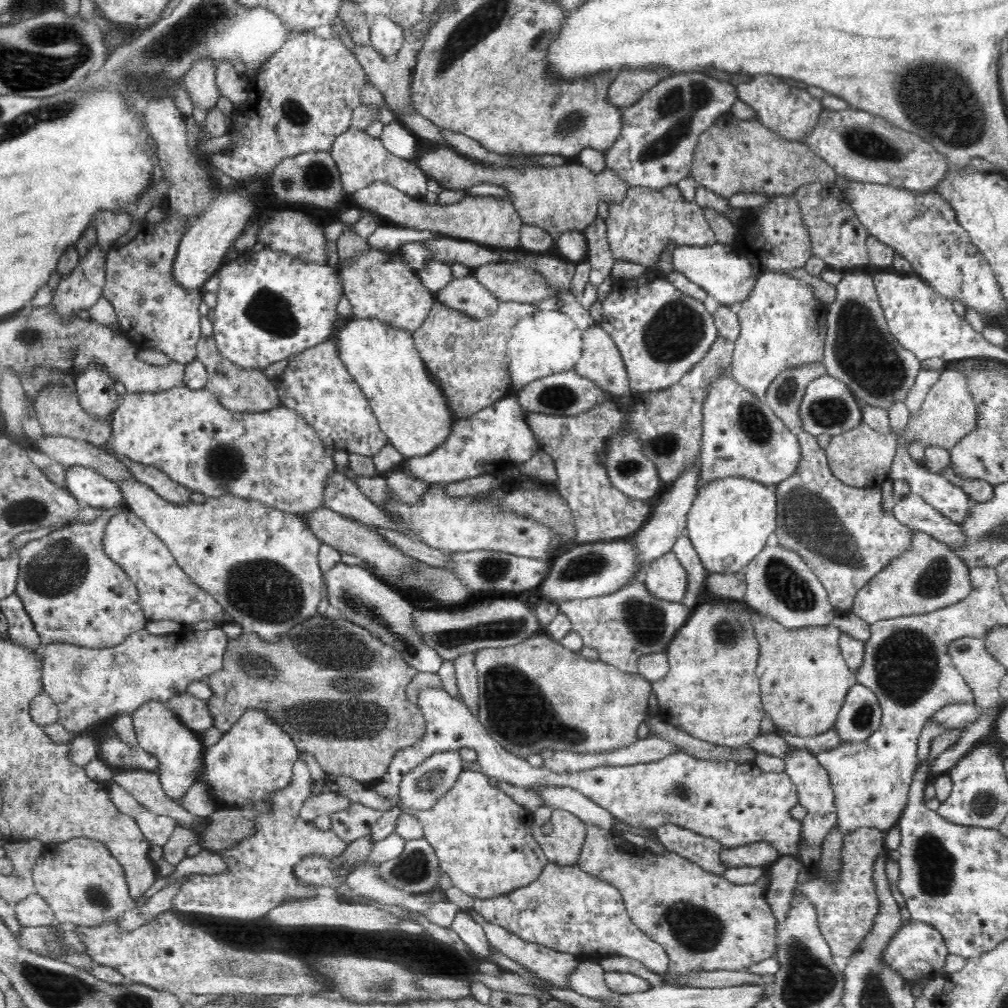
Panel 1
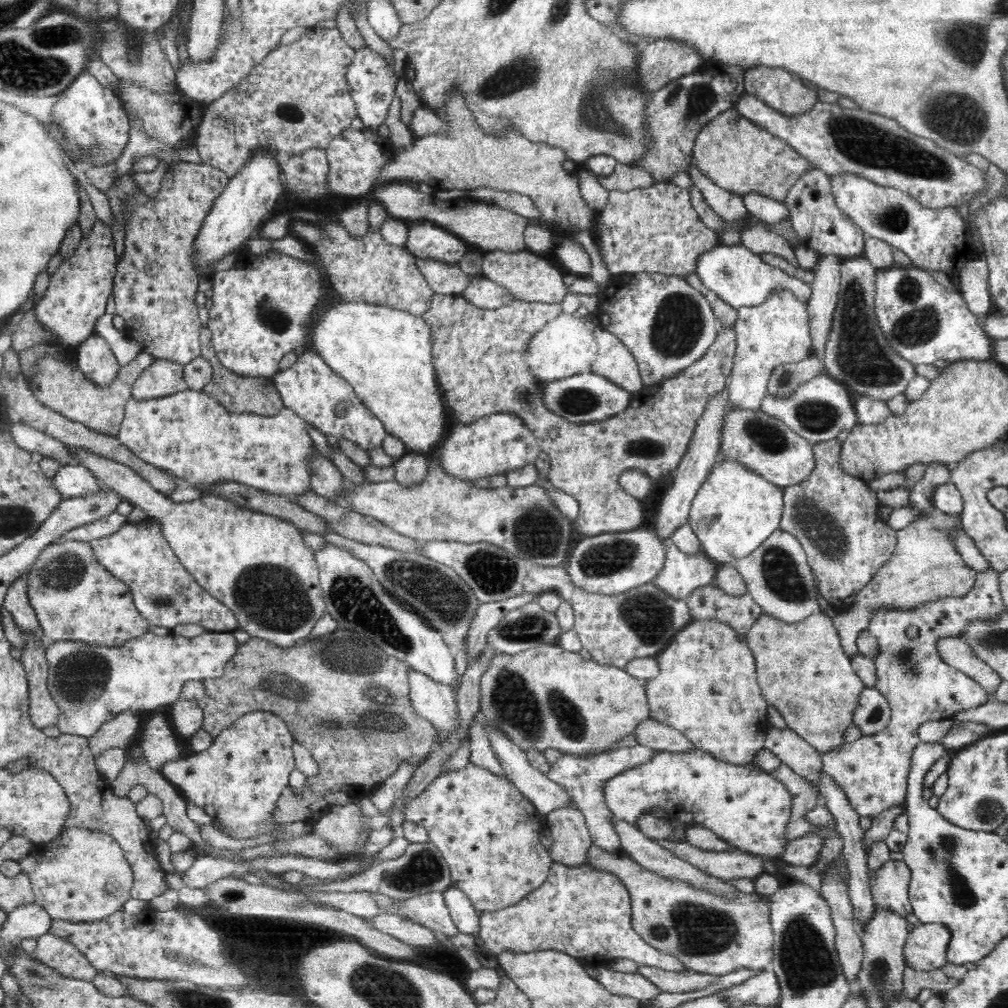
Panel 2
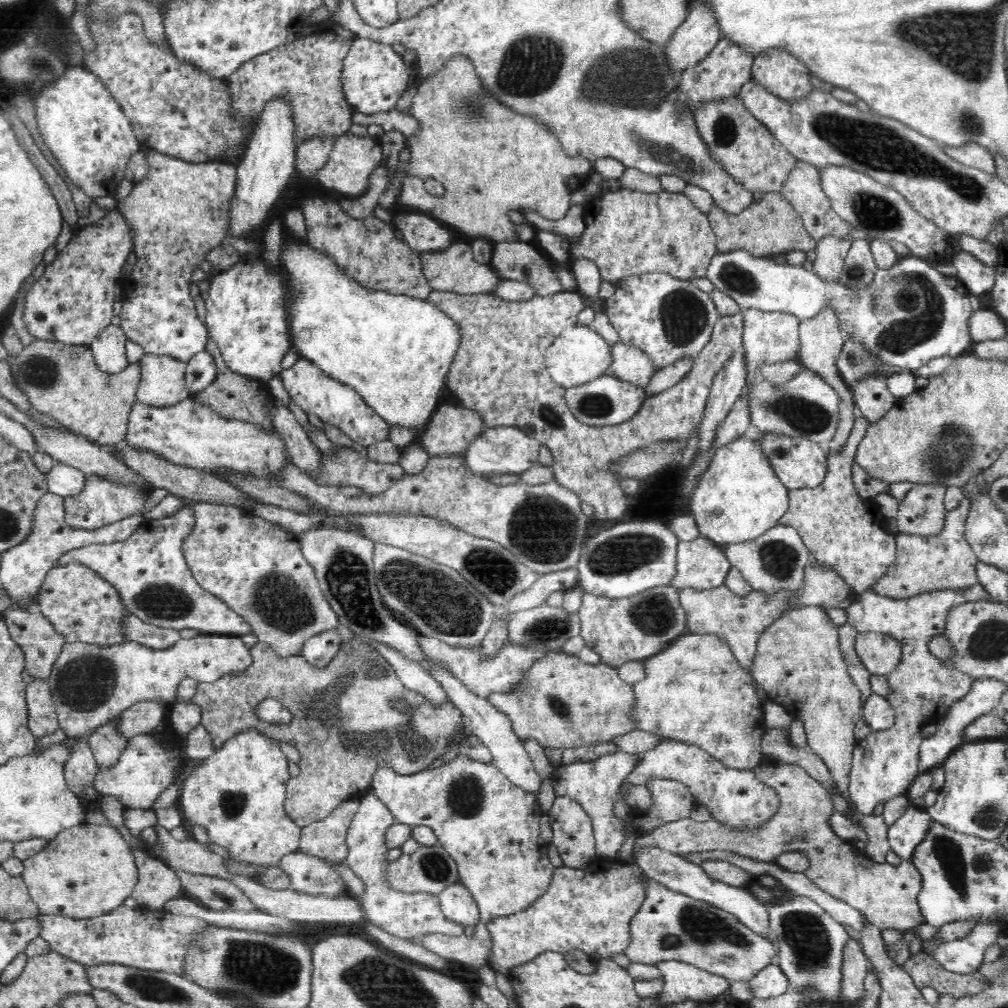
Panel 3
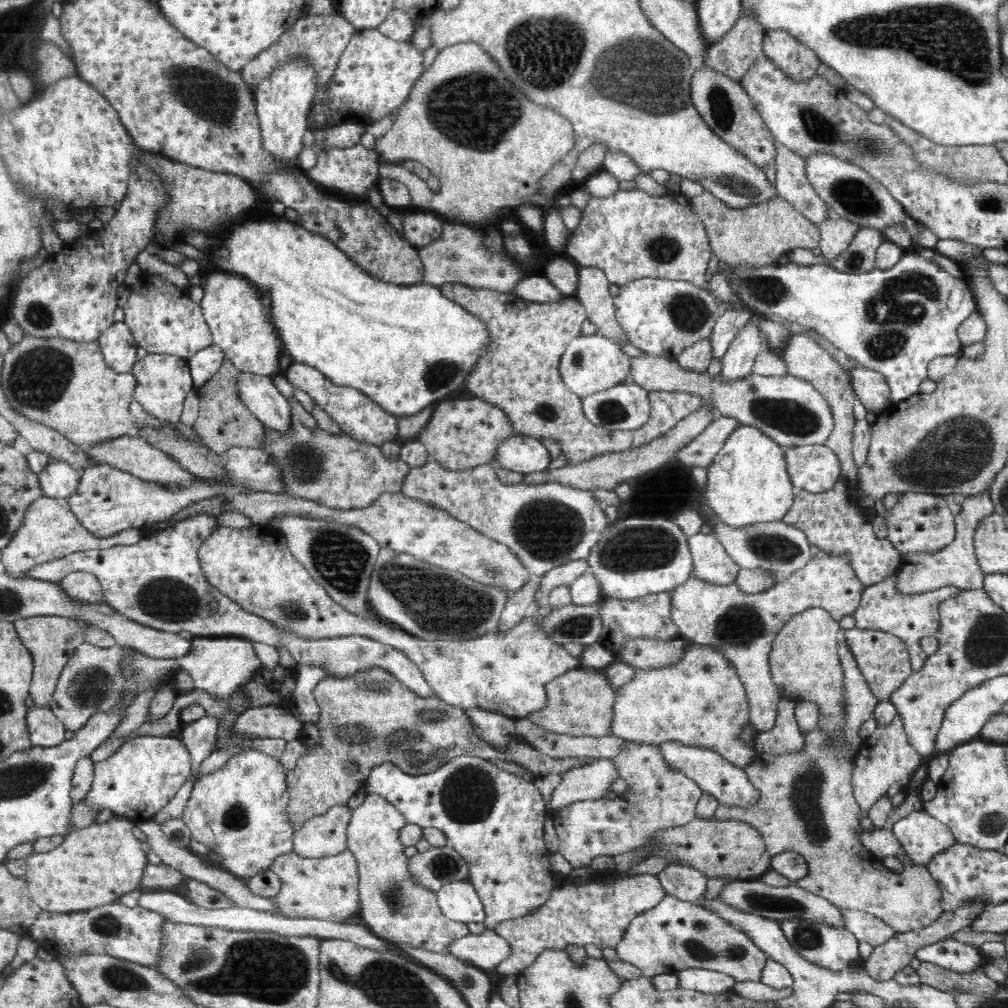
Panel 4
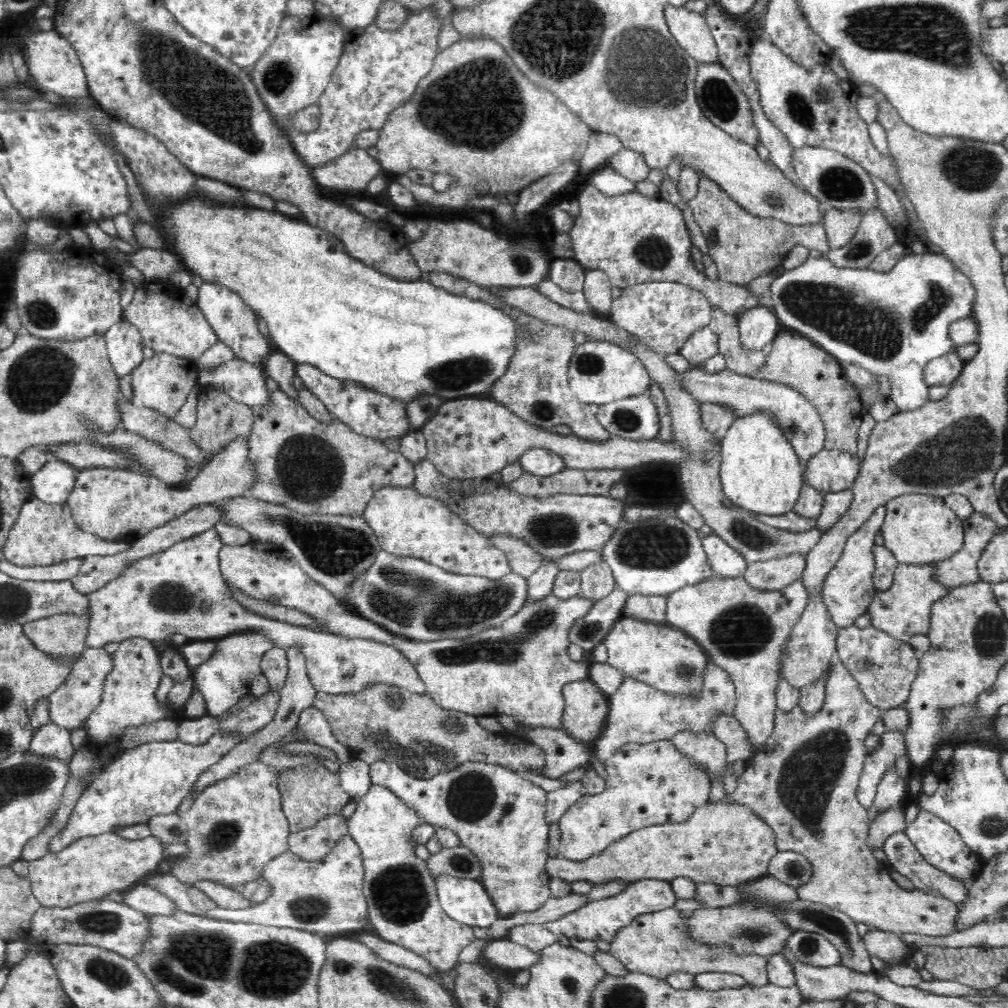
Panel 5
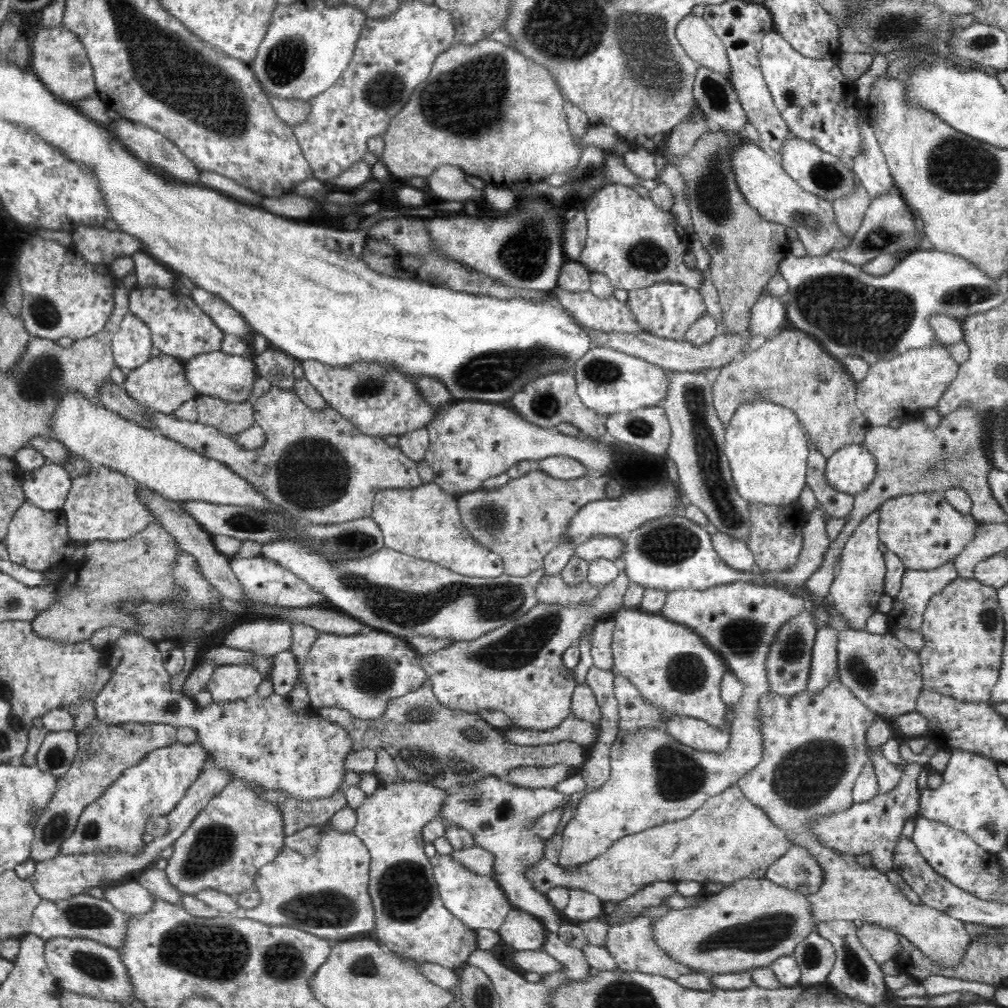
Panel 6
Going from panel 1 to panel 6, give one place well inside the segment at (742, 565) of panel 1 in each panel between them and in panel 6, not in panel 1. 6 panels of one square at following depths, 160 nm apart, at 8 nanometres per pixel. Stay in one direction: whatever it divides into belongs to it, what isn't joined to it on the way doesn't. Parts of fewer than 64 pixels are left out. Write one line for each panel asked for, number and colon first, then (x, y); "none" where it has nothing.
2: (735, 511)
3: (738, 498)
4: (747, 482)
5: (760, 472)
6: (765, 444)

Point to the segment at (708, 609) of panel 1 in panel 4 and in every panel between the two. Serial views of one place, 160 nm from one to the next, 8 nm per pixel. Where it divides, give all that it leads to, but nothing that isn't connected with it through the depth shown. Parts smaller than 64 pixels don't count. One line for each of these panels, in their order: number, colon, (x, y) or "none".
2: (707, 688)
3: (695, 691)
4: (700, 701)

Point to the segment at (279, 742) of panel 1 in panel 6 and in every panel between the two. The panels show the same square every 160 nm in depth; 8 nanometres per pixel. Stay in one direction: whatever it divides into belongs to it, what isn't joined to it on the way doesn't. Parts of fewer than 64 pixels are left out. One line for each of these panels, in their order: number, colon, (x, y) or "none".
2: (237, 781)
3: (238, 793)
4: (239, 812)
5: (236, 825)
6: (226, 844)

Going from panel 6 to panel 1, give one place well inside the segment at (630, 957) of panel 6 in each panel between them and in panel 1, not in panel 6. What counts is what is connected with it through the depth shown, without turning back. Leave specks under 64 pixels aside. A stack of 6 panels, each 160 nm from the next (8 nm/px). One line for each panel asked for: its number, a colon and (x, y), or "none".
1: (704, 922)
2: (709, 933)
3: (669, 925)
4: (675, 935)
5: (657, 943)

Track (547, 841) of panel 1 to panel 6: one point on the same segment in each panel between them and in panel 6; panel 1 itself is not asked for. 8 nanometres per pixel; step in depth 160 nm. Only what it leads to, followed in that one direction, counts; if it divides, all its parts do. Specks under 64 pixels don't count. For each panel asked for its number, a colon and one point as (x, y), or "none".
2: (571, 839)
3: (572, 828)
4: (657, 798)
5: (647, 784)
6: (654, 779)

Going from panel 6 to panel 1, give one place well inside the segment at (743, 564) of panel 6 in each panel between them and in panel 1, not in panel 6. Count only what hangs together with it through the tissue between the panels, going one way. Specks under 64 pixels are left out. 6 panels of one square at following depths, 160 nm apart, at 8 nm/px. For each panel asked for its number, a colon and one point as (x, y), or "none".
1: (665, 578)
2: (682, 574)
3: (700, 564)
4: (711, 562)
5: (725, 562)

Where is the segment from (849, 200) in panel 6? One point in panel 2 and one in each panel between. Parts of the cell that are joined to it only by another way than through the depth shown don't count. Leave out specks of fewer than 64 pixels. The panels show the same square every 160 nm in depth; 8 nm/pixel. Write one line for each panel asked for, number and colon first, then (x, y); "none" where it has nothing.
2: (821, 305)
3: (831, 252)
4: (836, 233)
5: (840, 225)

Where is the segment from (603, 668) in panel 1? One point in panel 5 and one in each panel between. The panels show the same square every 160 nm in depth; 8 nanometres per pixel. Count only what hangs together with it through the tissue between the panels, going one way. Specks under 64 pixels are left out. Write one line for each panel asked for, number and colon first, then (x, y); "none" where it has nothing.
2: (545, 697)
3: (562, 702)
4: (580, 703)
5: (586, 708)

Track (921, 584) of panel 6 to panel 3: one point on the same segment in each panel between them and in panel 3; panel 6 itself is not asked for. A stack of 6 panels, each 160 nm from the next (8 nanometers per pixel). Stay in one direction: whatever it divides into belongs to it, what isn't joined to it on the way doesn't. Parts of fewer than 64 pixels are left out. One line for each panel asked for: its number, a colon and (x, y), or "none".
3: (922, 688)
4: (912, 617)
5: (903, 611)

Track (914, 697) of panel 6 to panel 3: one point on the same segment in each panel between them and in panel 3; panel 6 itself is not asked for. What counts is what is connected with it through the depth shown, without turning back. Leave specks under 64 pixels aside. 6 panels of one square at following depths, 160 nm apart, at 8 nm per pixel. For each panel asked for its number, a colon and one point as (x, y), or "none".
3: (880, 654)
4: (883, 659)
5: (885, 667)

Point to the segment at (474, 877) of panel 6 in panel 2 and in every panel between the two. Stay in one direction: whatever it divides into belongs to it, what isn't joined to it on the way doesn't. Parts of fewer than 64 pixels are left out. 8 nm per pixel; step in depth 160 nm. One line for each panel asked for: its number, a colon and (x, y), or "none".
2: (465, 916)
3: (457, 903)
4: (458, 900)
5: (466, 901)

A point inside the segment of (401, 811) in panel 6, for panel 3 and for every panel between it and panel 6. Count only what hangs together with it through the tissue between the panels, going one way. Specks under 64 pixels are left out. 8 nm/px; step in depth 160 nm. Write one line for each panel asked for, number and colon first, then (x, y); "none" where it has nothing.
3: (406, 915)
4: (396, 908)
5: (403, 907)

